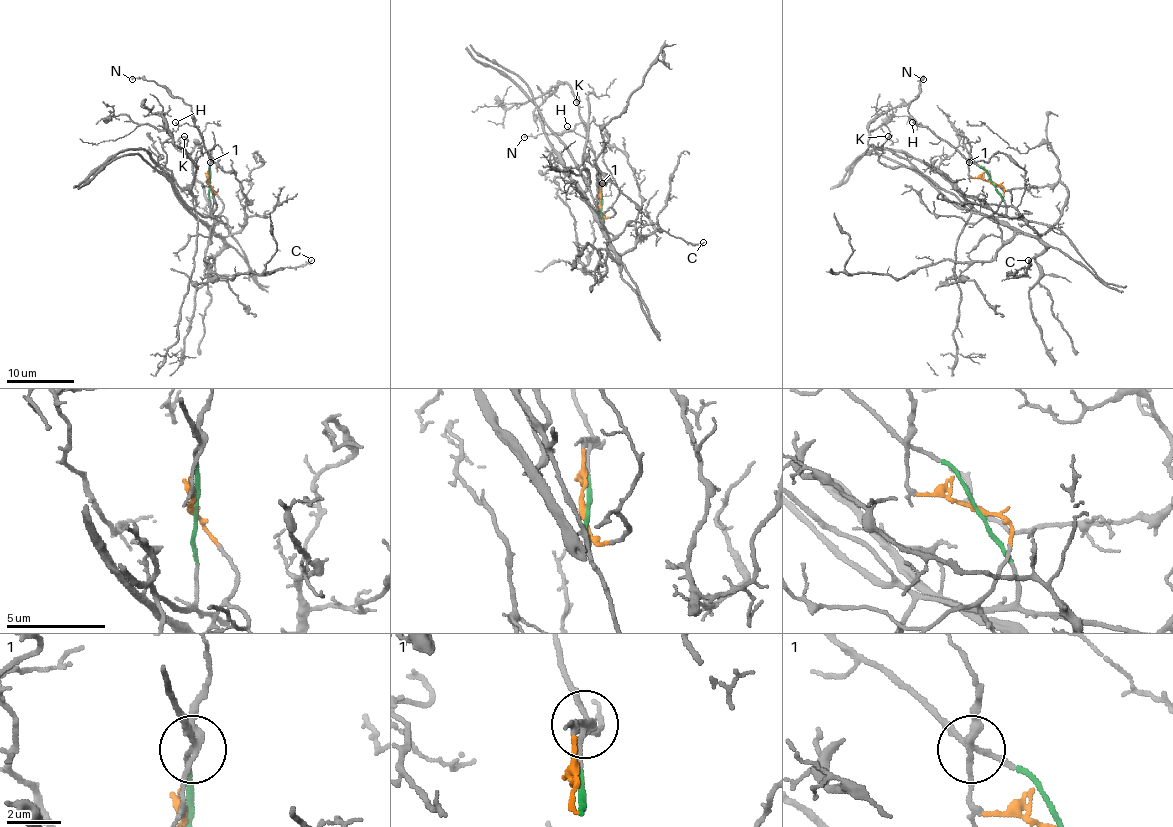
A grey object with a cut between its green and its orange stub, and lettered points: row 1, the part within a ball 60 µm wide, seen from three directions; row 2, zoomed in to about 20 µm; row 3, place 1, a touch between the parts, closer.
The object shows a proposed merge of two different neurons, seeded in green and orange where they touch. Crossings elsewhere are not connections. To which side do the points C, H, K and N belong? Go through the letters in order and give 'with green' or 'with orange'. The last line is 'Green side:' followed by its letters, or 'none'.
C: with orange
H: with green
K: with green
N: with green
Green side: H, K, N

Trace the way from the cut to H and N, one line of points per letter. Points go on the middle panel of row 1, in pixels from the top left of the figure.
H: (601, 206), (603, 179), (591, 144), (568, 126)
N: (601, 206), (603, 179), (584, 122), (578, 122), (569, 131), (524, 137)

